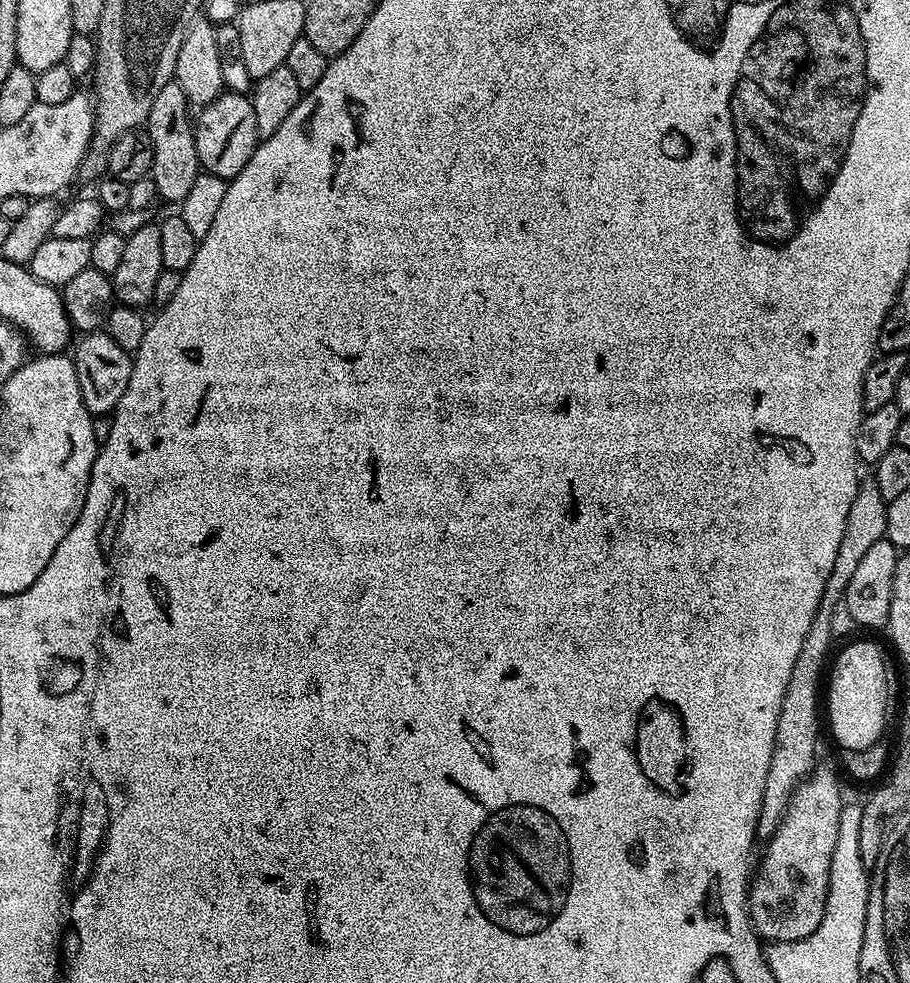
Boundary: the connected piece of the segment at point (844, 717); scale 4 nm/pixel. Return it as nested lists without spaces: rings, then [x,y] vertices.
[[[856,640],[846,645],[834,660],[835,656],[826,680],[827,727],[828,724],[832,727],[832,736],[841,744],[841,749],[866,750],[881,743],[883,736],[880,735],[888,720],[888,664],[884,661],[884,652],[872,640]]]

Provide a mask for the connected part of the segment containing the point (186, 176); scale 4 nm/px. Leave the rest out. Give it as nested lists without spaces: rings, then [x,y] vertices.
[[[175,82],[162,86],[161,92],[150,105],[150,114],[146,121],[146,131],[154,146],[154,162],[150,173],[157,197],[161,201],[169,200],[172,206],[190,194],[190,186],[194,186],[194,178],[200,175],[200,159],[196,153],[196,134],[194,120],[190,115],[190,105],[186,94],[182,94],[182,86]]]

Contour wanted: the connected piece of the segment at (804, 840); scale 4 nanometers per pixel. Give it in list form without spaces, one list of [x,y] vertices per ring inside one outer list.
[[[817,767],[798,787],[790,798],[784,817],[773,836],[767,837],[764,857],[759,857],[758,867],[750,880],[748,890],[748,915],[753,929],[761,941],[781,944],[798,942],[798,938],[810,938],[824,917],[828,883],[830,882],[830,858],[834,854],[834,842],[838,842],[838,822],[846,797],[840,793],[840,784],[828,768]]]

